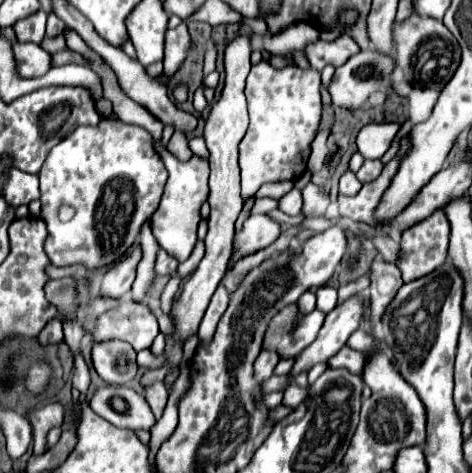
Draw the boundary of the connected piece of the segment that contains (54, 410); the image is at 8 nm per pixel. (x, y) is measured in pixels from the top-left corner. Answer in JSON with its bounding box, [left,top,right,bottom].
[27,402,65,452]

